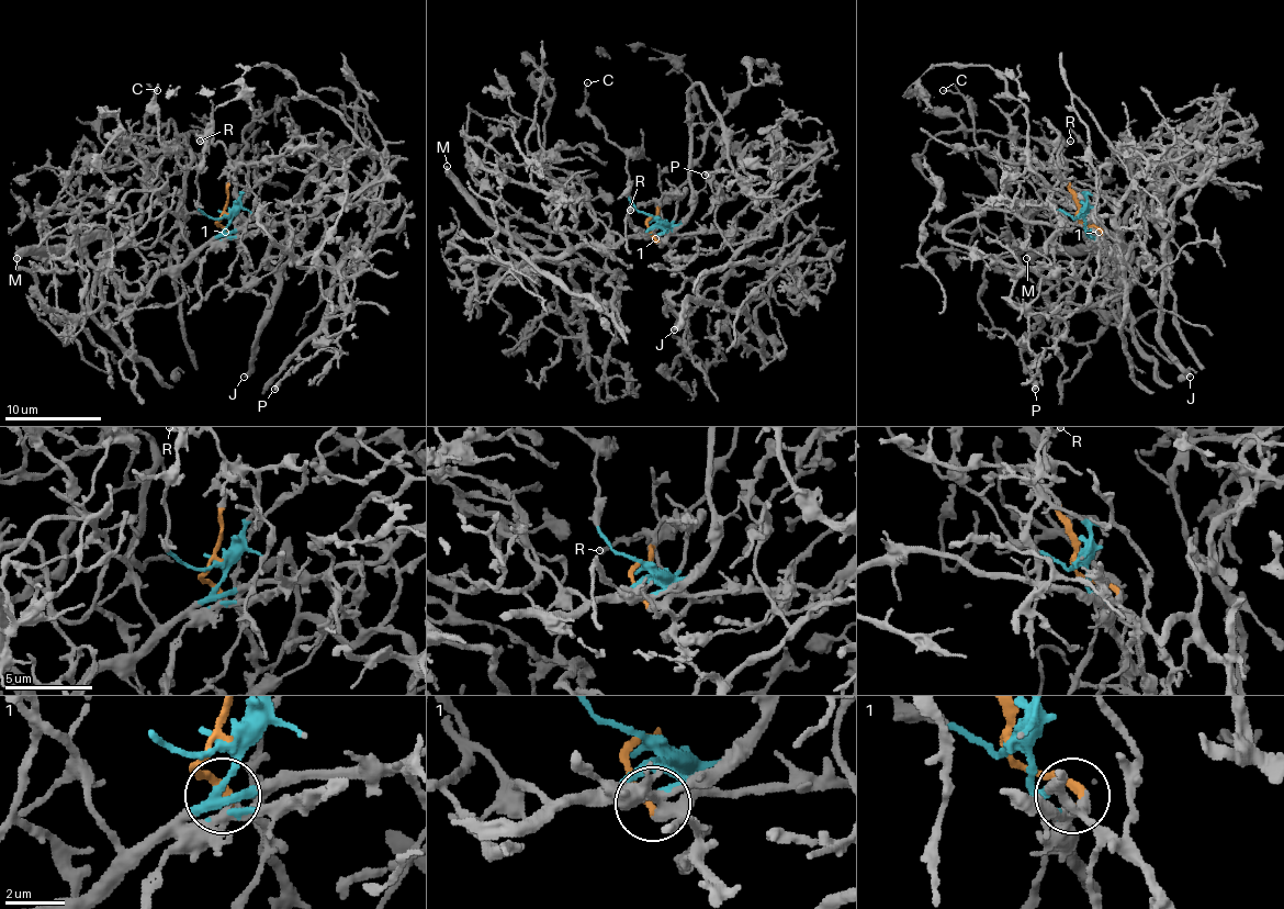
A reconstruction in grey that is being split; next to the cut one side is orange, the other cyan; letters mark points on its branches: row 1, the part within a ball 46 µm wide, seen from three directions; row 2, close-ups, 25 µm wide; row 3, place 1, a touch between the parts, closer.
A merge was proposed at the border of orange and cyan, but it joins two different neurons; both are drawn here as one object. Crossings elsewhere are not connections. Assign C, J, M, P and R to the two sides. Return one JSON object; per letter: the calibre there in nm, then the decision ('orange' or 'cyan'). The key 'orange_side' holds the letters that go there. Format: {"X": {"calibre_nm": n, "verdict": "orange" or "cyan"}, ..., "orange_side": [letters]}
{"C": {"calibre_nm": 140, "verdict": "cyan"}, "J": {"calibre_nm": 360, "verdict": "orange"}, "M": {"calibre_nm": 480, "verdict": "cyan"}, "P": {"calibre_nm": 360, "verdict": "orange"}, "R": {"calibre_nm": 200, "verdict": "orange"}, "orange_side": ["J", "P", "R"]}

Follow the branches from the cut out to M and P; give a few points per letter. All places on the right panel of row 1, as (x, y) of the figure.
M: (1077, 215), (1103, 264), (1103, 285), (1111, 292), (1117, 292), (1117, 246), (1111, 239), (1045, 246), (1026, 258)
P: (1077, 215), (1129, 273), (1141, 254), (1139, 246), (1123, 258), (1101, 254), (1091, 298), (1031, 370), (1036, 389)

